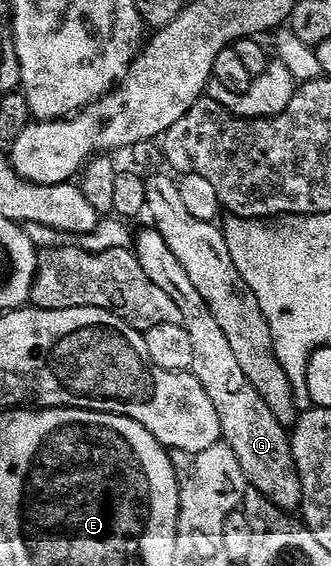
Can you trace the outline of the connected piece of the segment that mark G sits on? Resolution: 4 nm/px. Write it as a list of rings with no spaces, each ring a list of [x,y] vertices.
[[[150,226],[139,236],[137,233],[132,251],[138,257],[144,274],[148,274],[150,281],[160,286],[160,290],[164,290],[164,294],[168,294],[168,298],[172,298],[178,307],[180,323],[186,329],[187,340],[191,343],[190,368],[212,400],[212,406],[216,406],[222,440],[236,456],[236,462],[241,466],[249,487],[268,497],[278,508],[297,509],[302,502],[302,491],[290,453],[287,429],[272,414],[264,398],[260,398],[257,390],[250,385],[244,370],[240,370],[240,362],[236,362],[236,354],[232,354],[232,346],[228,346],[224,330],[220,330],[204,298],[200,298],[196,286],[192,286],[192,278],[188,278],[184,266],[180,266],[180,258],[168,250],[168,242],[164,242],[161,234]]]

